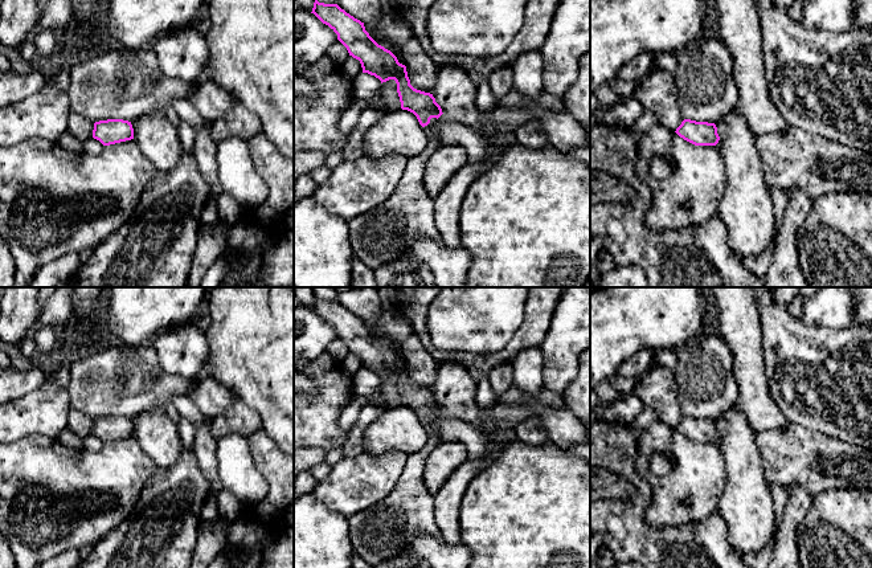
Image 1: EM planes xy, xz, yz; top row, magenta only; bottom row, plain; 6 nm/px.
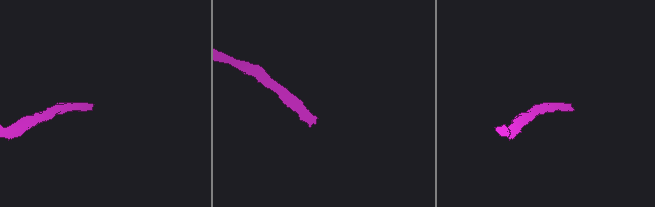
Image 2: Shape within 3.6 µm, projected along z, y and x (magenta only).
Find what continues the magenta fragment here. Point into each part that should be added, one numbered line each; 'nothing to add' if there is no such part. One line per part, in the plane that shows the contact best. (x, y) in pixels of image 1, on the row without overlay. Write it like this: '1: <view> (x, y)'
1: xz (400, 428)

